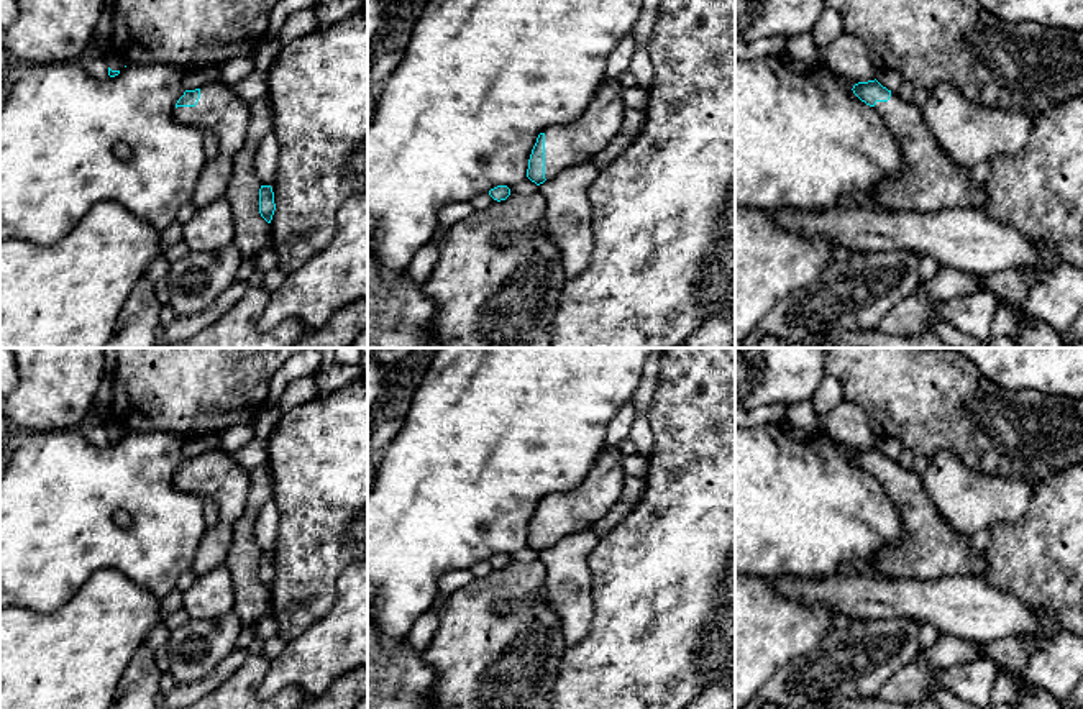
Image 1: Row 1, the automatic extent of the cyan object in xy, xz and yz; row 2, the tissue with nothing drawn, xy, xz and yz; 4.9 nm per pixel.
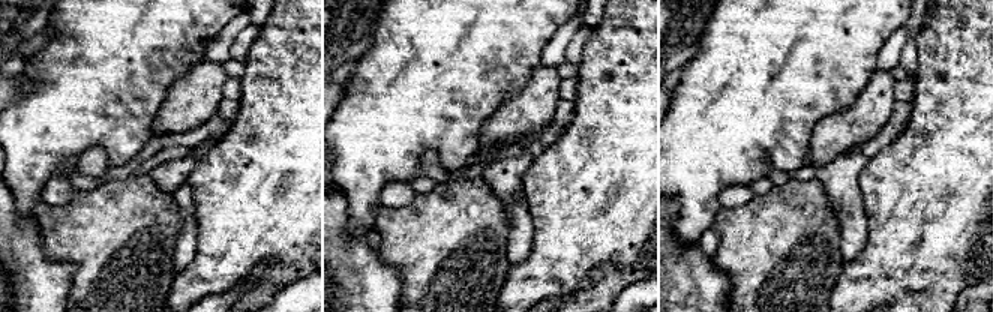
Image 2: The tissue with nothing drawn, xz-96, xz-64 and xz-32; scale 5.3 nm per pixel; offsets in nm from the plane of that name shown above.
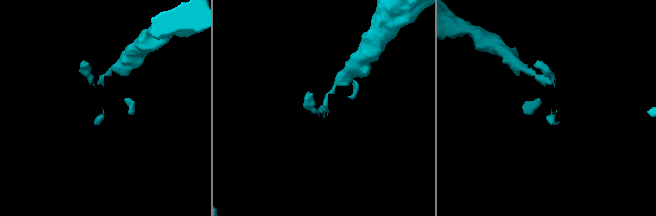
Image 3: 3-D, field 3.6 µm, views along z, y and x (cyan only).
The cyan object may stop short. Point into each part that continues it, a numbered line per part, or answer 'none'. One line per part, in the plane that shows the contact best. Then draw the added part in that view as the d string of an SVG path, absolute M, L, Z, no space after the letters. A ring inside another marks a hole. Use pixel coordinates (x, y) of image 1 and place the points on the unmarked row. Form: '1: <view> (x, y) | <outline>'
1: xz (568, 512) | M617 446L604 448L579 486L543 499L546 548L571 533L591 528L610 510L624 487L622 458Z

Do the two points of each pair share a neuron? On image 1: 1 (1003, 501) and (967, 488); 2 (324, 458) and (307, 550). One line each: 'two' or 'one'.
1: one
2: one

